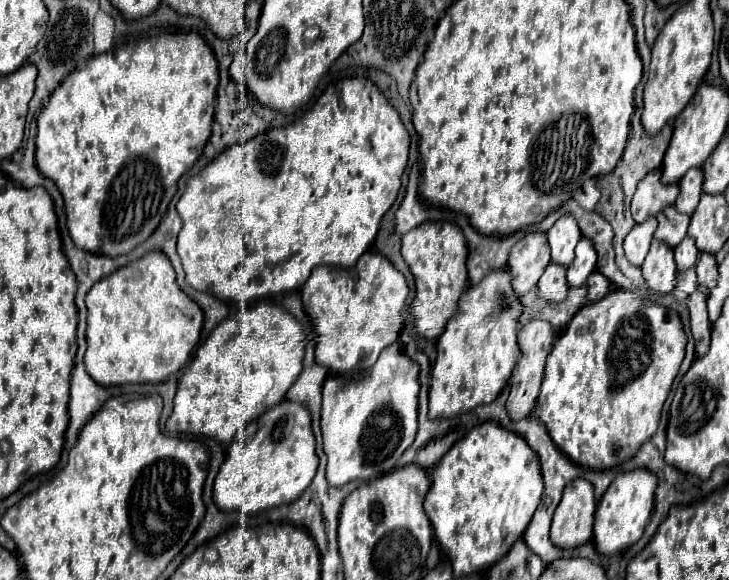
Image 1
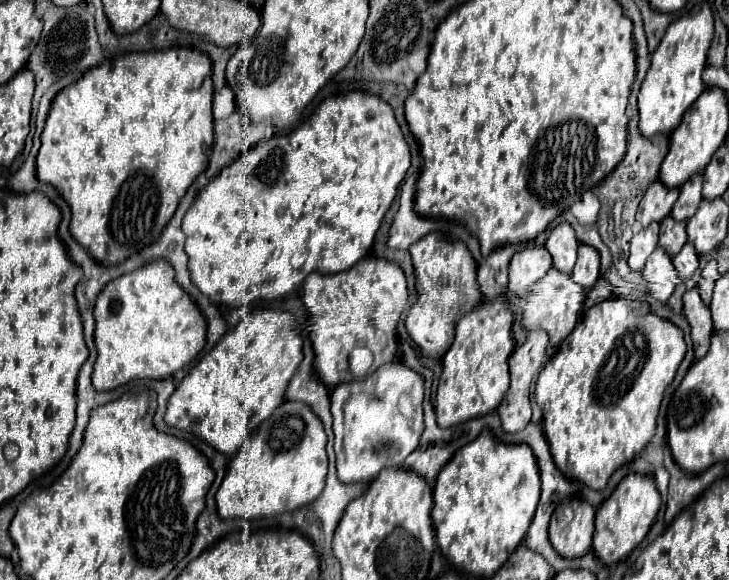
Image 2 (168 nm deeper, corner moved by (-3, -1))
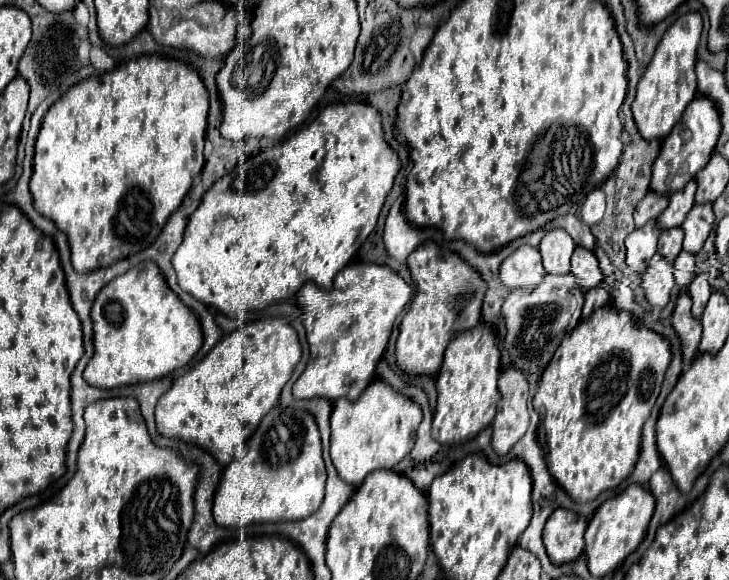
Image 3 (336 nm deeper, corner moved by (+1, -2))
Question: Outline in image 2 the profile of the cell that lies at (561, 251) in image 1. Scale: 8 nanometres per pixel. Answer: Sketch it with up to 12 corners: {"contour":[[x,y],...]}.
{"contour":[[570,223],[552,229],[546,249],[552,265],[572,273],[578,239]]}

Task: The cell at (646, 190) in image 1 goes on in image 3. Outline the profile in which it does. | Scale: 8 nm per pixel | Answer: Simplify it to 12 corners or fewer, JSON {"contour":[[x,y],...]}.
{"contour":[[648,192],[634,210],[636,228],[656,220],[668,206],[666,194]]}

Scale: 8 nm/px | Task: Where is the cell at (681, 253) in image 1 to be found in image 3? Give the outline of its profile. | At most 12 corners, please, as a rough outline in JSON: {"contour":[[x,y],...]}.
{"contour":[[680,252],[674,270],[696,272],[694,254]]}

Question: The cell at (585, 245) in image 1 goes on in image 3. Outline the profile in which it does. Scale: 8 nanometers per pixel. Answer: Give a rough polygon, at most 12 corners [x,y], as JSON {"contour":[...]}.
{"contour":[[576,248],[570,270],[582,290],[604,276],[592,250]]}

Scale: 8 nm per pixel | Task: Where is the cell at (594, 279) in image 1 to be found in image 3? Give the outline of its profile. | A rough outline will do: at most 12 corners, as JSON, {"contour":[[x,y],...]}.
{"contour":[[602,286],[584,294],[582,318],[610,302],[608,290]]}

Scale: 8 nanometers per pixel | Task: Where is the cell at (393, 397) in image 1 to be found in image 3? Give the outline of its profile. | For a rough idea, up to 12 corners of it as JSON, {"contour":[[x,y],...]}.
{"contour":[[380,378],[330,414],[330,456],[358,488],[412,450],[420,406]]}

